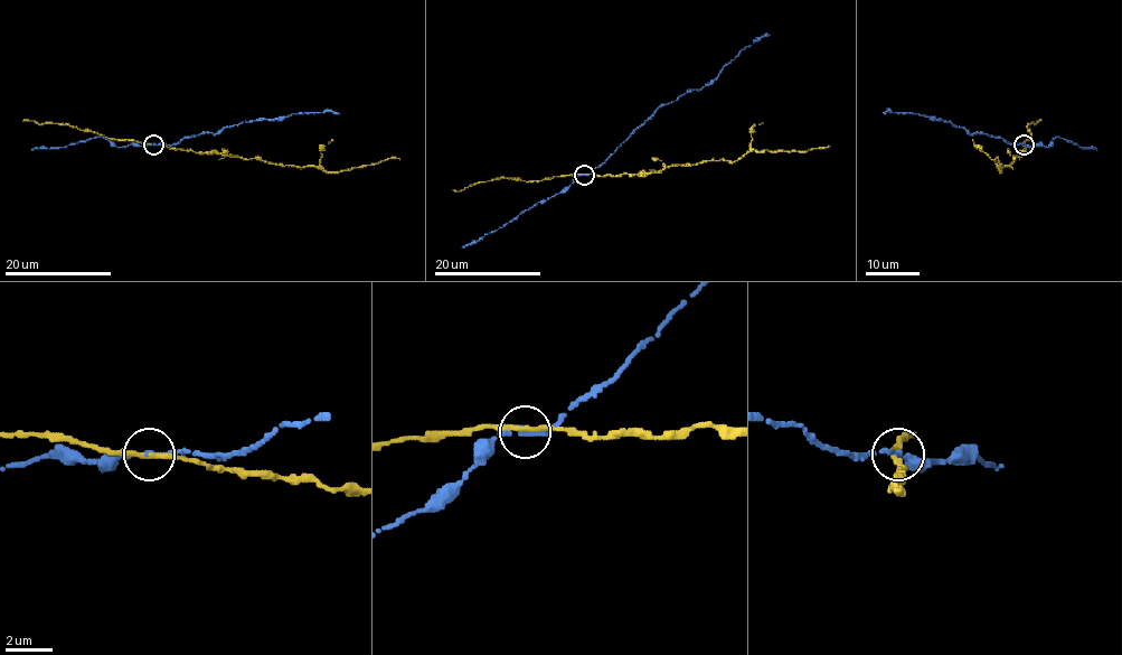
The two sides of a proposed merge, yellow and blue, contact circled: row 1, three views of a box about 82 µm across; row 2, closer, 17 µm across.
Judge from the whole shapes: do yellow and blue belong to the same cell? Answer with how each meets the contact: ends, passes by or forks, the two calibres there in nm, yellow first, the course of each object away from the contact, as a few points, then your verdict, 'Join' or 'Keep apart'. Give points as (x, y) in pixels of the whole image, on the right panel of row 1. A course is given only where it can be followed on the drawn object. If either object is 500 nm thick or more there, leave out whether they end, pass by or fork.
At the ring yellow passes by. At the ring blue passes by. Thickness 240 nm (yellow) against 220 nm. Course of yellow: (1024, 144), (1026, 150), (1008, 165), (1011, 167), (1003, 166), (1000, 171), (1000, 164), (995, 159). Course of blue: (1025, 144), (1010, 144), (1001, 138), (979, 132), (970, 134), (952, 123), (917, 114), (884, 114). Keep apart

